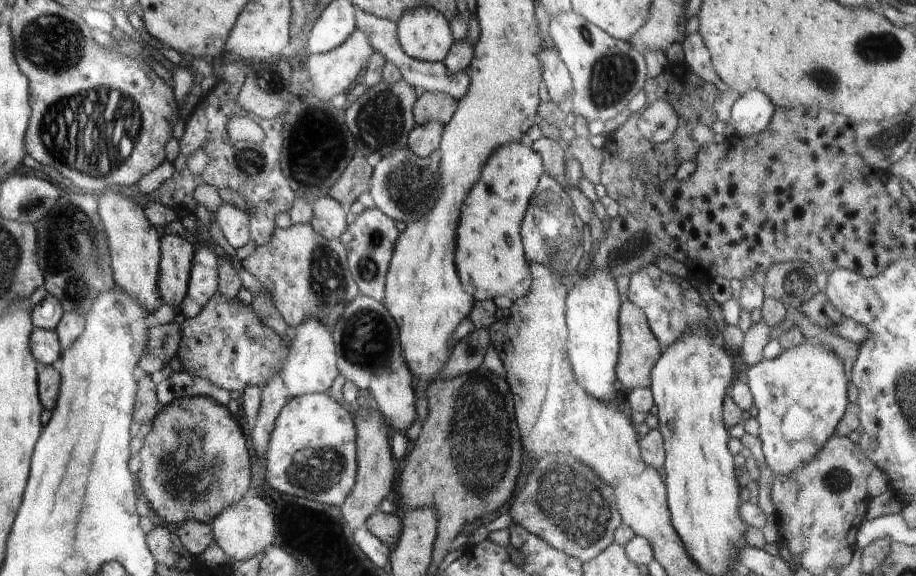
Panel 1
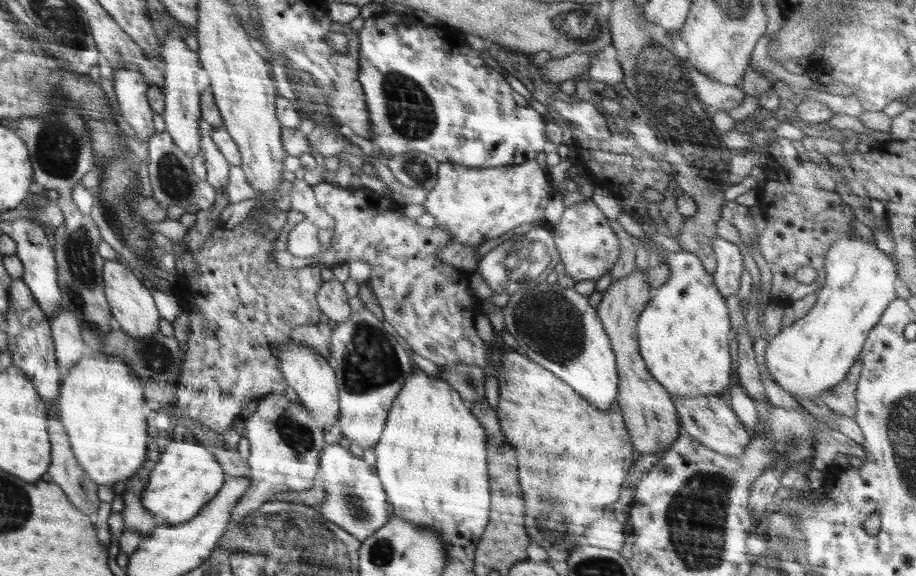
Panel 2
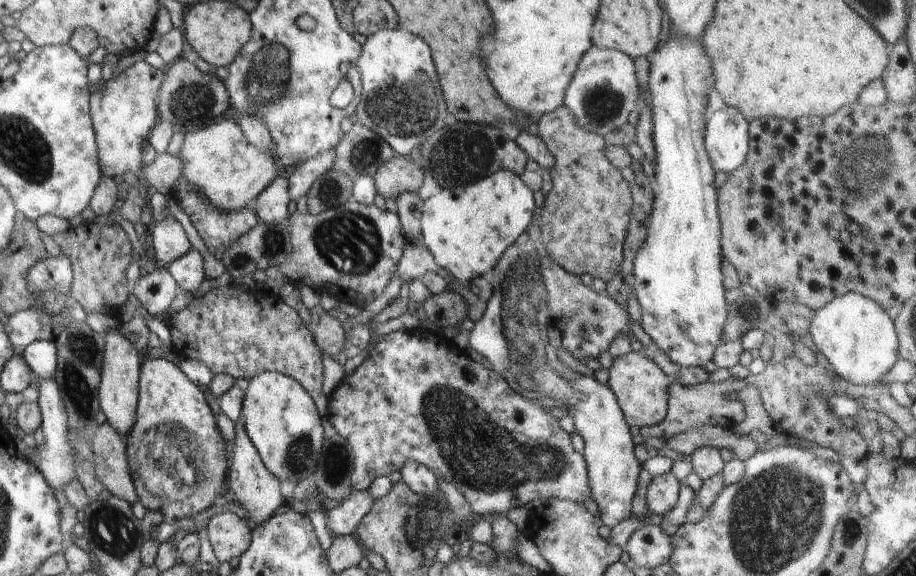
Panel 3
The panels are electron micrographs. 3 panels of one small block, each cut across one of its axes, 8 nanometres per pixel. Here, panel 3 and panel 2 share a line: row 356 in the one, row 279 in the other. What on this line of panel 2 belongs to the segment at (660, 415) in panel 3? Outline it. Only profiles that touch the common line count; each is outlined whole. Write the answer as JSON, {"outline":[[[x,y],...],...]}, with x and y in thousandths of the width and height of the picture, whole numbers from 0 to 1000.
{"outline":[[[694,464],[686,479],[670,488],[658,509],[658,519],[650,535],[671,615],[676,653],[674,703],[678,712],[694,792],[714,788],[731,776],[742,757],[740,743],[743,738],[735,691],[707,648],[698,609],[694,561],[710,524],[712,505],[704,484],[705,477],[706,470]]]}

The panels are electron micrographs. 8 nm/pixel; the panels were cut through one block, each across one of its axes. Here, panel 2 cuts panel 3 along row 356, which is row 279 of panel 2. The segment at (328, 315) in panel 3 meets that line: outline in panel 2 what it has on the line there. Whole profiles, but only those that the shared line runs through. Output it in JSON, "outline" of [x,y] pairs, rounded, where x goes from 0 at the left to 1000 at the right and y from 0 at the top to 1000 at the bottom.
{"outline":[[[367,483],[352,491],[346,507],[347,535],[365,559],[378,559],[384,538],[380,530],[381,512]]]}

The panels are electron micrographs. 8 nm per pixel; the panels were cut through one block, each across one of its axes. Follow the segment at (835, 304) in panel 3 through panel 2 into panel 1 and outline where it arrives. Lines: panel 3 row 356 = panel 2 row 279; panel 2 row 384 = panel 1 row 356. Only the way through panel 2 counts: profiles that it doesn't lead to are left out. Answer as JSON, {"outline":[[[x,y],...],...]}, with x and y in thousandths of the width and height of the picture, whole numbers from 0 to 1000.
{"outline":[[[879,587],[877,595],[860,608],[854,608],[845,625],[832,623],[816,642],[816,668],[828,708],[830,764],[838,816],[845,825],[862,825],[882,806],[896,781],[901,767],[912,753],[912,743],[919,729],[926,705],[926,656],[920,628],[897,597],[890,599]]]}

